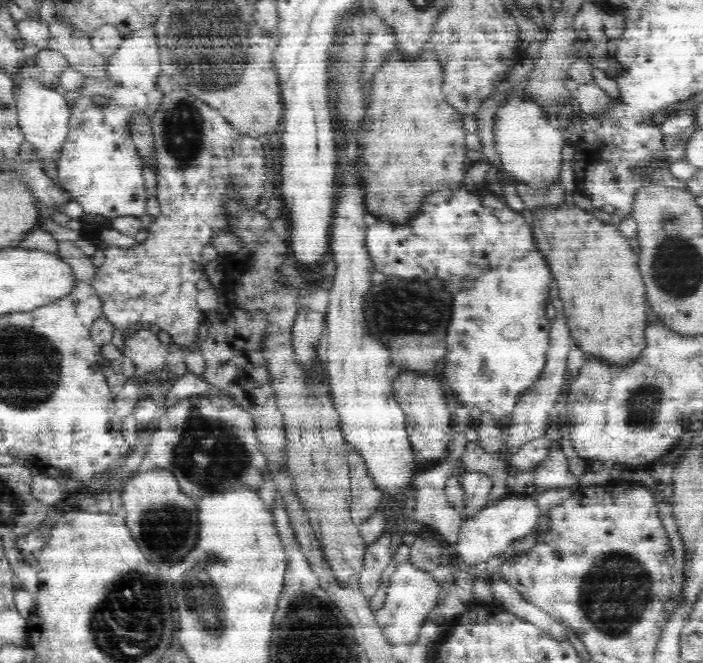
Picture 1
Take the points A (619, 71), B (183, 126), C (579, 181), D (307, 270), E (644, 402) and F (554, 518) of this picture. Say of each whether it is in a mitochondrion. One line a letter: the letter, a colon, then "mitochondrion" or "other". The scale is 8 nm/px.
A: other
B: mitochondrion
C: other
D: other
E: mitochondrion
F: other

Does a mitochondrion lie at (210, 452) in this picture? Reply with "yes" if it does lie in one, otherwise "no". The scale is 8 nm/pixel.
yes

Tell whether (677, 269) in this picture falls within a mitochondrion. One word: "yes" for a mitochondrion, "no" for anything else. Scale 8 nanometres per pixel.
yes

